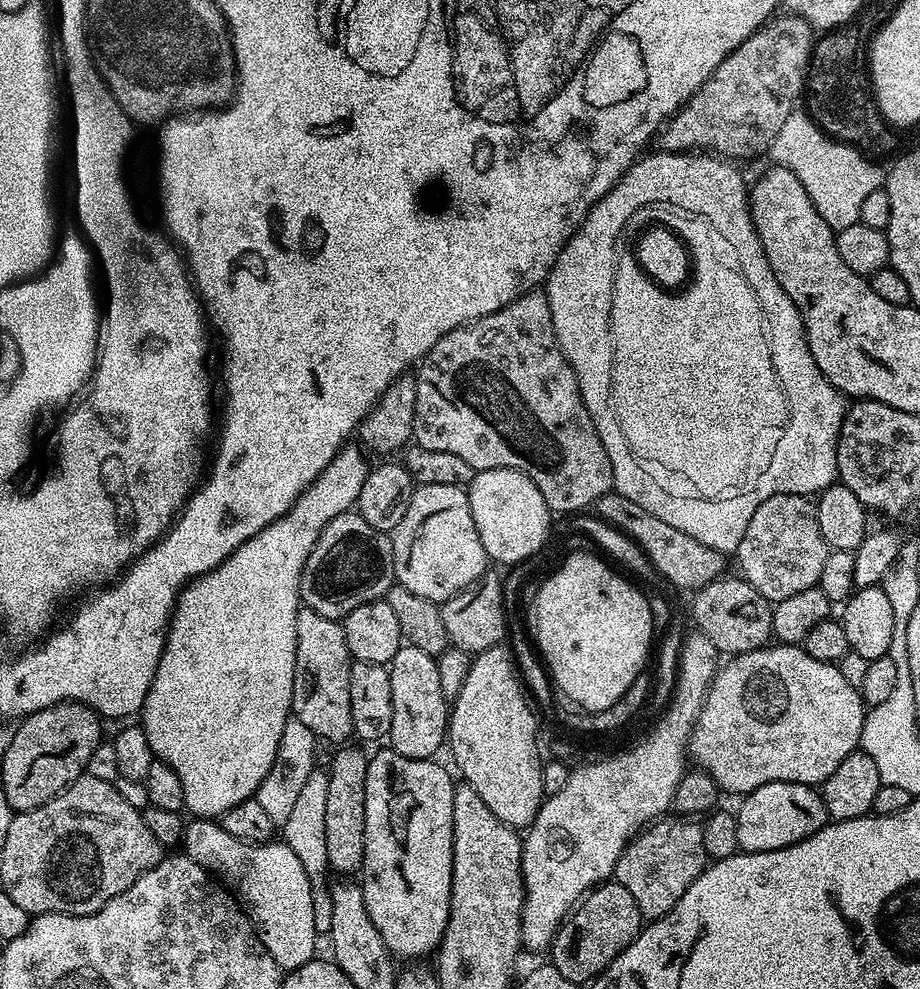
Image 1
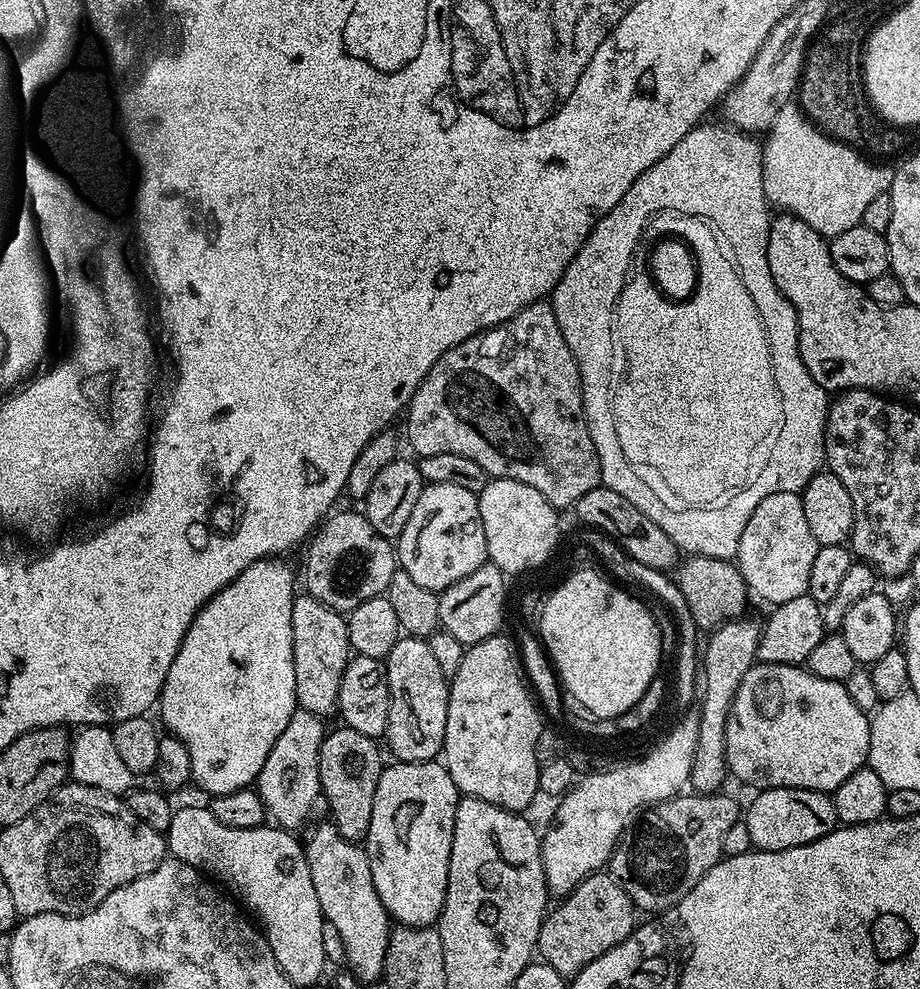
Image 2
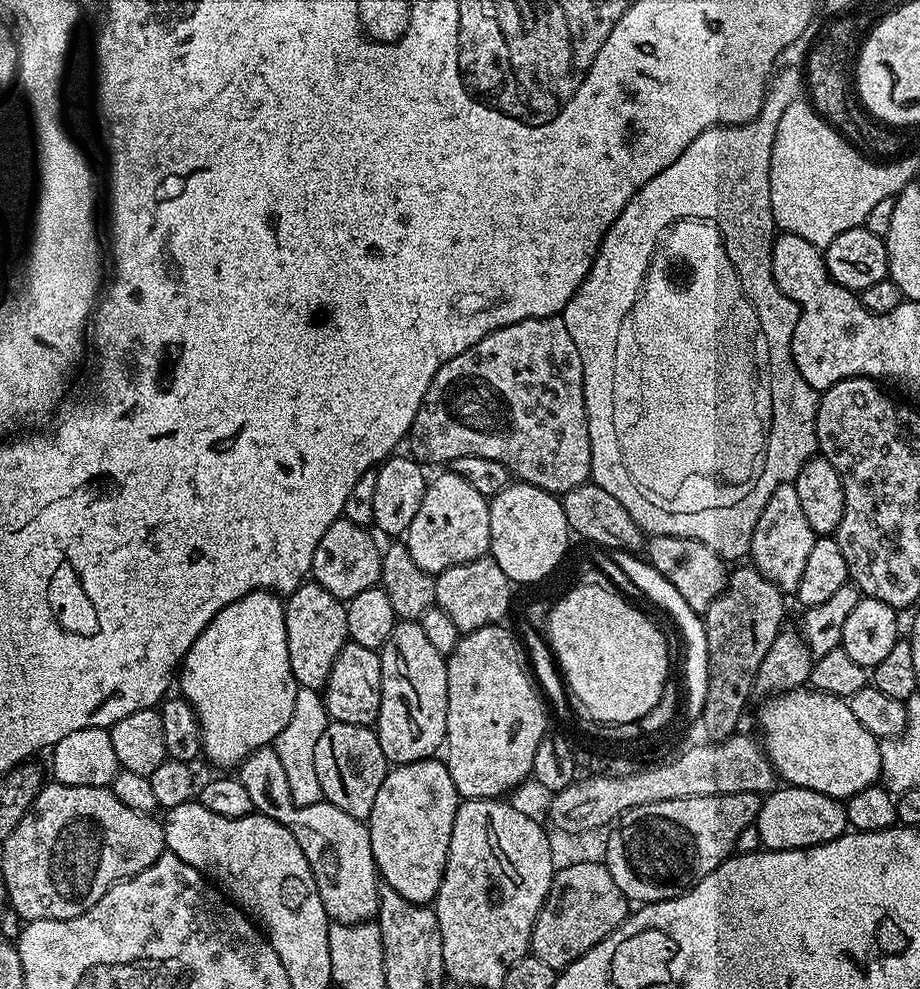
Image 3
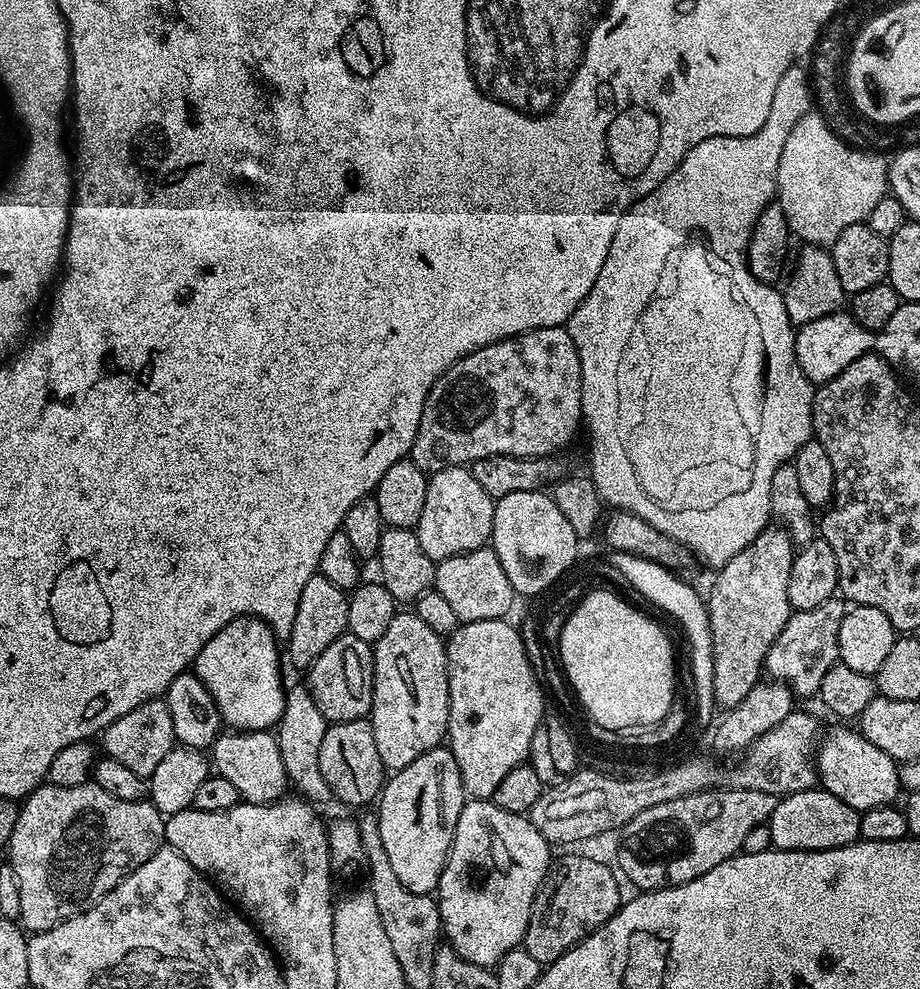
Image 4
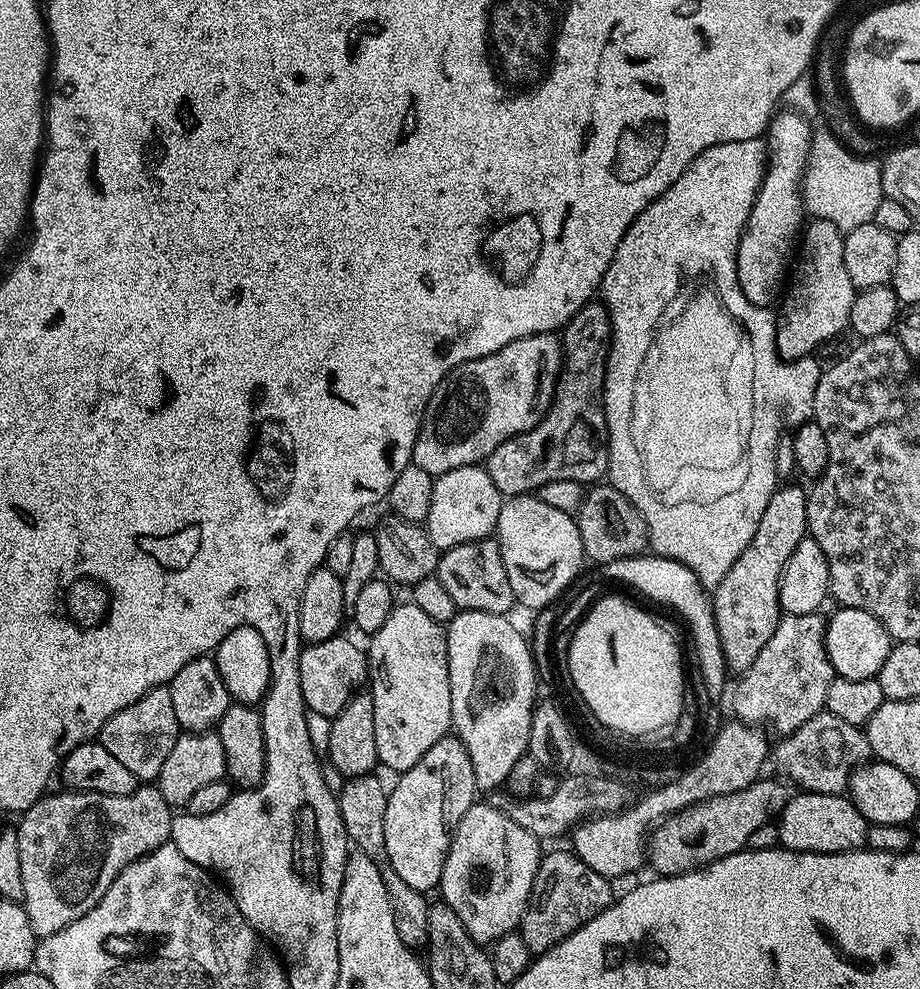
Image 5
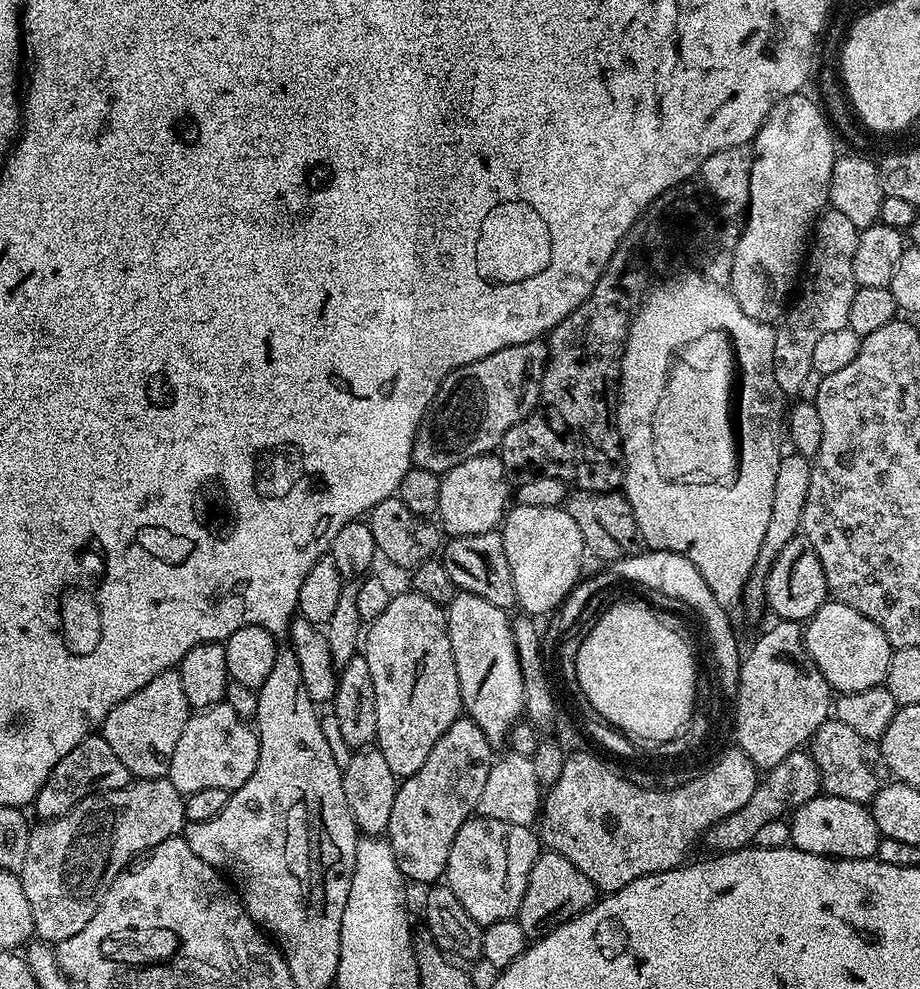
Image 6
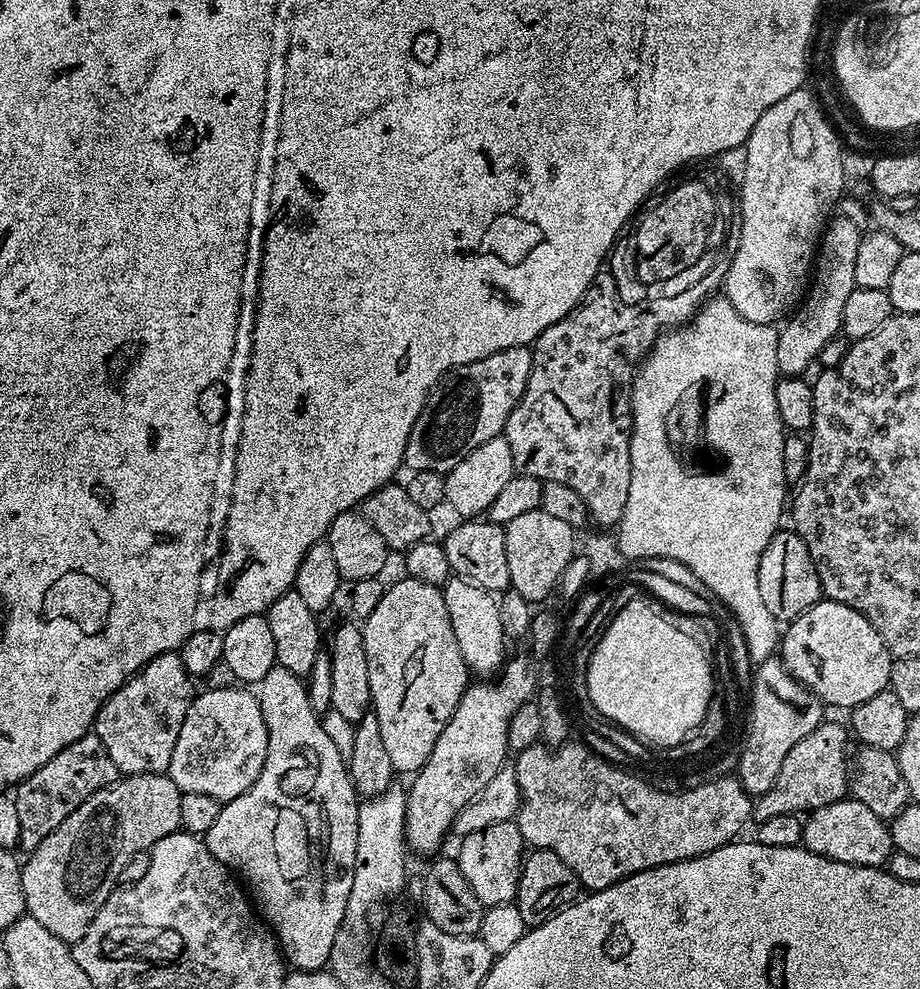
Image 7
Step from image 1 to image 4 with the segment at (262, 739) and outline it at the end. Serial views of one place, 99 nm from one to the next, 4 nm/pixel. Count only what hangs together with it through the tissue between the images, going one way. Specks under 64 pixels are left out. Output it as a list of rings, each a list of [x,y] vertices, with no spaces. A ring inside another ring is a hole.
[[[240,616],[234,622],[230,622],[226,626],[222,626],[222,630],[218,630],[218,634],[214,634],[214,638],[210,638],[210,642],[206,642],[206,646],[202,646],[202,650],[196,655],[196,663],[194,671],[197,678],[204,683],[204,688],[212,696],[212,700],[216,704],[216,708],[220,712],[220,719],[229,729],[239,730],[241,732],[263,732],[271,729],[273,726],[279,725],[280,715],[284,712],[284,694],[286,691],[286,684],[280,681],[280,656],[282,660],[282,652],[278,649],[278,641],[276,633],[268,627],[267,624],[257,620],[254,616]]]

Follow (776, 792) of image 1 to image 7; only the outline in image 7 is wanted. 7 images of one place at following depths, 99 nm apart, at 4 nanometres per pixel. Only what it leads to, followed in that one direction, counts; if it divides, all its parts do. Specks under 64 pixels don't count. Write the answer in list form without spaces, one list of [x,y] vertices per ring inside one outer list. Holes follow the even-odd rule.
[[[845,798],[830,806],[822,806],[807,813],[804,820],[803,847],[809,852],[825,856],[834,862],[846,862],[858,866],[879,868],[887,865],[894,851],[892,829],[874,810],[862,806],[862,802]]]

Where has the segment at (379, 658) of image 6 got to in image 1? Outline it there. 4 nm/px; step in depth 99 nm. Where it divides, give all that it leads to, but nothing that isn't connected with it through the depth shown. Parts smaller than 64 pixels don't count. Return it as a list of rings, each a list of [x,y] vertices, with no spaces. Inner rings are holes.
[[[405,643],[398,654],[394,654],[388,673],[390,694],[394,698],[394,722],[390,733],[392,751],[415,760],[435,757],[435,752],[445,747],[450,715],[450,702],[442,698],[436,657]]]

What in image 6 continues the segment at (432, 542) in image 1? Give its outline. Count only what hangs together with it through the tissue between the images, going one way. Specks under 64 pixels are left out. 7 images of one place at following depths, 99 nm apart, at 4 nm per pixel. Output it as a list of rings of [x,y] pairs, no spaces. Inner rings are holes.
[[[496,454],[466,458],[466,462],[458,462],[458,466],[443,473],[438,490],[438,520],[443,531],[449,537],[497,531],[510,507],[508,479],[509,473]]]

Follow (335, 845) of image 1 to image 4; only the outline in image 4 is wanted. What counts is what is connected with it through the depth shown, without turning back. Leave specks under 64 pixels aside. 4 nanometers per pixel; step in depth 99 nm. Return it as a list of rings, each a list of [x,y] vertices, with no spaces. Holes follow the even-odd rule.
[[[367,719],[354,722],[329,724],[326,738],[318,750],[318,766],[322,766],[322,778],[330,786],[337,801],[349,804],[352,808],[363,809],[377,799],[386,783],[386,769],[382,758],[378,758],[378,746],[374,746],[374,734]]]

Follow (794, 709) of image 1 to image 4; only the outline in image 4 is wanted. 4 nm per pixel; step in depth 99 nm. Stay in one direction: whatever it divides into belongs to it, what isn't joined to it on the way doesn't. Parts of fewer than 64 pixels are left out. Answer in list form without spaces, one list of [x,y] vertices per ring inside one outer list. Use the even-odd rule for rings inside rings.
[[[840,726],[823,733],[820,747],[817,749],[816,761],[818,780],[824,791],[842,798],[846,806],[862,813],[874,806],[886,806],[893,803],[896,795],[902,792],[900,768],[886,750],[878,750],[855,727]]]

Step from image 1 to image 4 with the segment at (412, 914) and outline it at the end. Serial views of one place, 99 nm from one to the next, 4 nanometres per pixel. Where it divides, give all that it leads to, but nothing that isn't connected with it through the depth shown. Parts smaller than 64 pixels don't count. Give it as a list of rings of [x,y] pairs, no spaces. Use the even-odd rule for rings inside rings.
[[[447,746],[430,749],[426,754],[422,754],[422,758],[414,758],[410,766],[393,771],[387,777],[384,790],[378,797],[378,834],[382,834],[382,846],[386,846],[390,867],[394,869],[394,874],[398,874],[398,879],[401,880],[402,886],[406,886],[406,890],[414,890],[414,894],[427,896],[439,889],[454,830],[458,826],[458,814],[462,814],[465,803],[462,774],[458,770],[458,762],[452,749]]]

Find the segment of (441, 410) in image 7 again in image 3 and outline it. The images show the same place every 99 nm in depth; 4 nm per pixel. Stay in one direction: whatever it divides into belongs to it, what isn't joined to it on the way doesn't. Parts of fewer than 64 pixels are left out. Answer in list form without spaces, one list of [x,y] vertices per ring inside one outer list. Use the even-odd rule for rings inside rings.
[[[547,316],[546,318],[530,318],[529,320],[523,320],[522,322],[514,322],[510,326],[502,326],[498,330],[494,330],[490,334],[486,334],[482,339],[474,346],[470,346],[470,350],[462,350],[462,354],[458,354],[454,358],[450,358],[450,362],[446,362],[438,370],[438,374],[434,374],[434,382],[430,382],[430,390],[426,390],[426,398],[422,402],[422,406],[418,410],[418,414],[414,418],[412,423],[412,430],[410,433],[410,444],[412,440],[412,449],[410,449],[410,455],[413,460],[419,462],[421,465],[429,466],[428,464],[444,464],[440,466],[451,465],[454,458],[459,456],[477,456],[478,458],[490,458],[494,462],[502,462],[502,466],[508,468],[509,473],[517,481],[533,484],[538,486],[542,490],[553,494],[563,494],[574,490],[574,486],[582,486],[589,483],[590,480],[590,434],[586,430],[586,402],[584,401],[584,375],[582,374],[582,358],[578,358],[578,346],[574,346],[574,338],[570,338],[570,333],[567,332],[563,319],[560,316]]]

